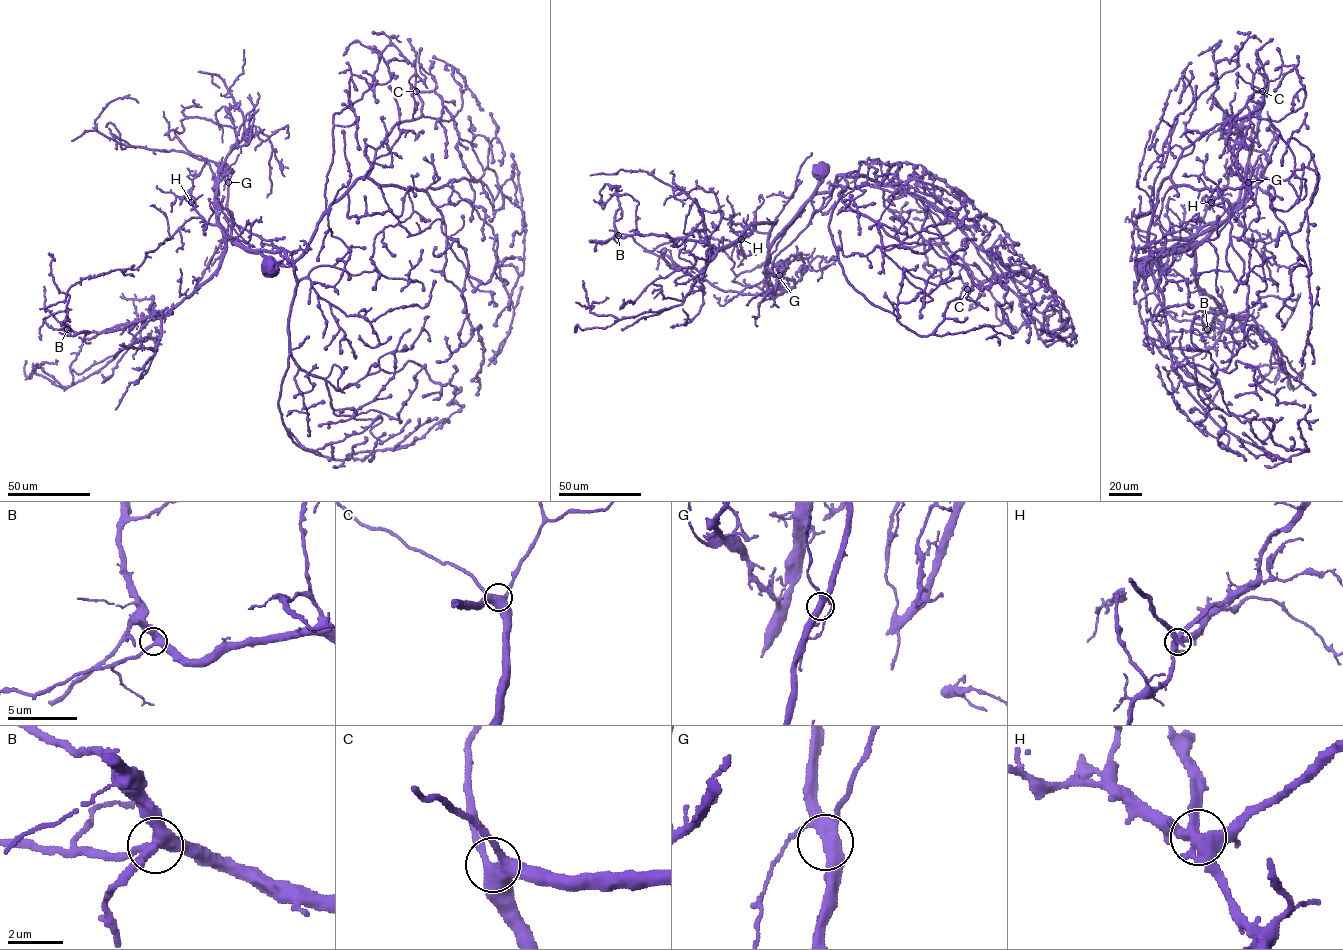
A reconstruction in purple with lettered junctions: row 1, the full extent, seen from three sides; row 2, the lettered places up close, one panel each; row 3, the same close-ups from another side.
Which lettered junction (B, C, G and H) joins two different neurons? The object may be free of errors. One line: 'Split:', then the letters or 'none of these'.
Split: H

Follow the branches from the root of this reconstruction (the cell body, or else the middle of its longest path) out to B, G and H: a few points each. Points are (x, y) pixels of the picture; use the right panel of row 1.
B: (1141, 270), (1191, 247), (1218, 223), (1205, 224), (1192, 241), (1196, 283), (1220, 311), (1207, 329)
G: (1141, 270), (1144, 272), (1163, 256), (1186, 250), (1217, 229), (1236, 208), (1249, 163), (1251, 172), (1248, 182)
H: (1141, 270), (1144, 272), (1162, 257), (1185, 251), (1204, 238), (1218, 224), (1206, 224), (1203, 220), (1211, 202)

